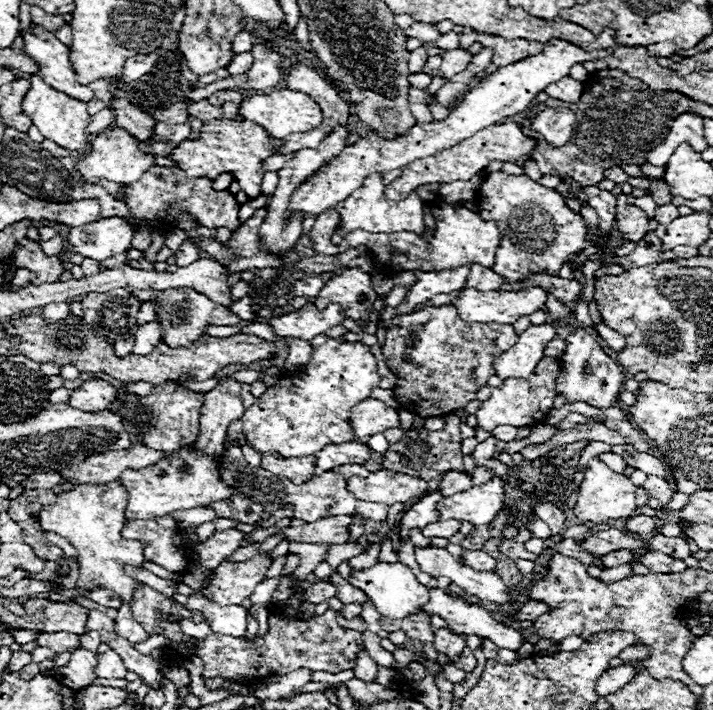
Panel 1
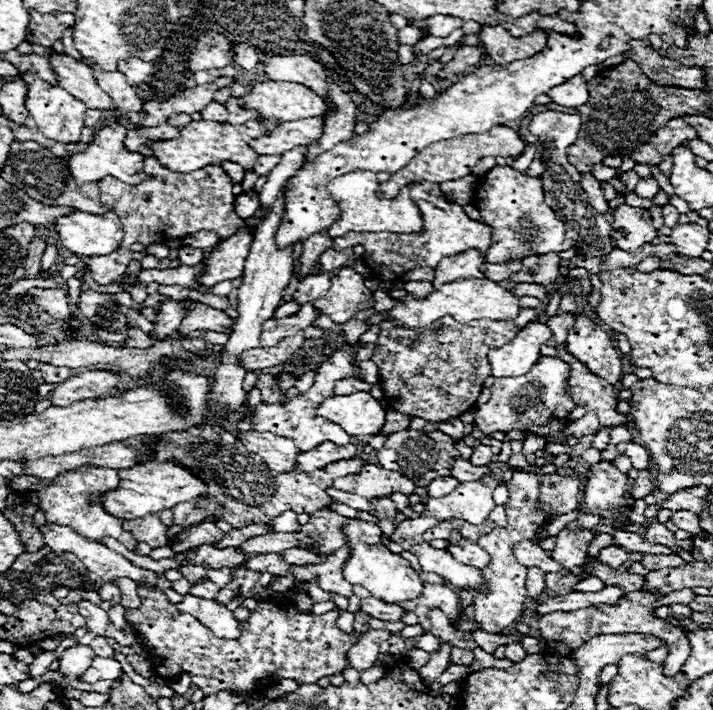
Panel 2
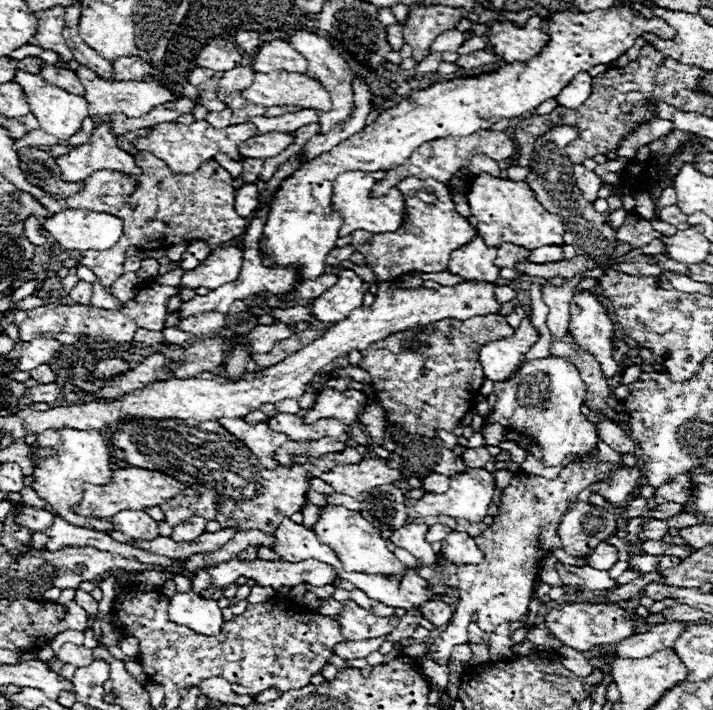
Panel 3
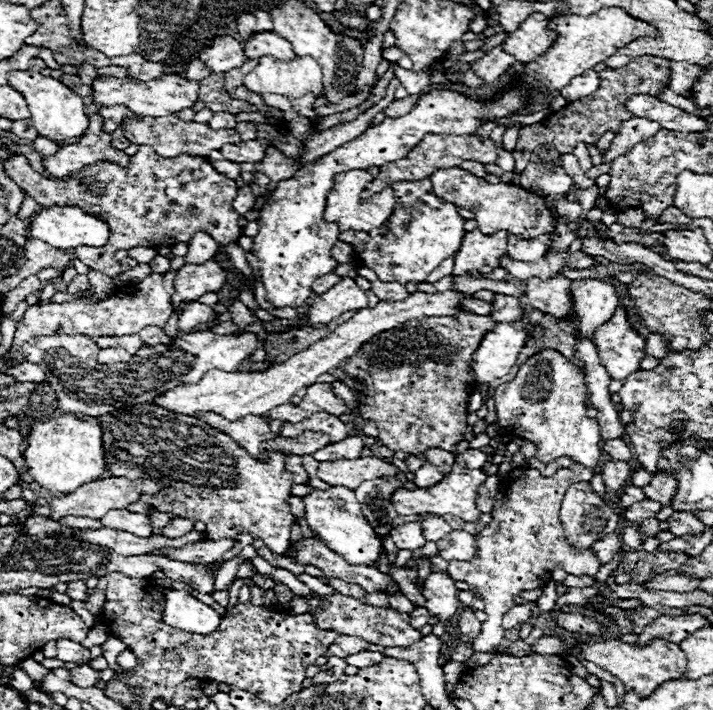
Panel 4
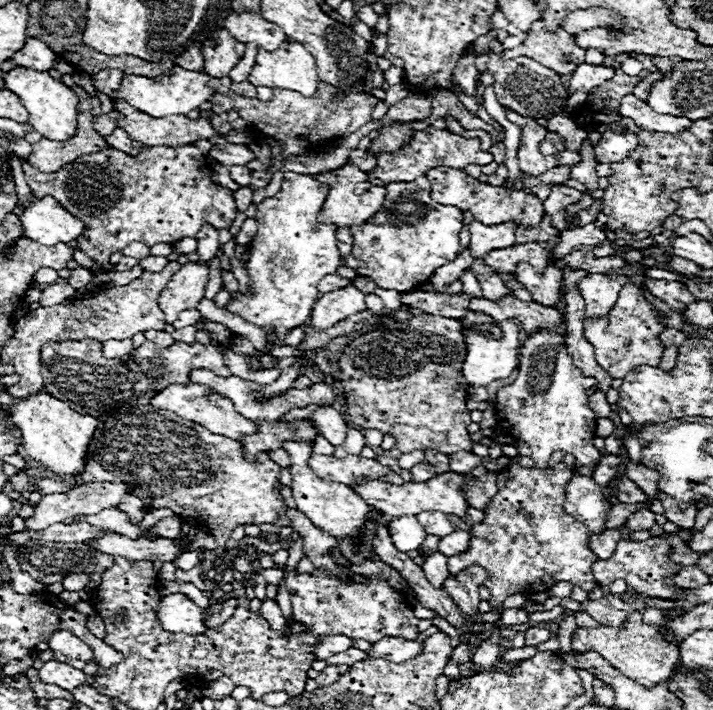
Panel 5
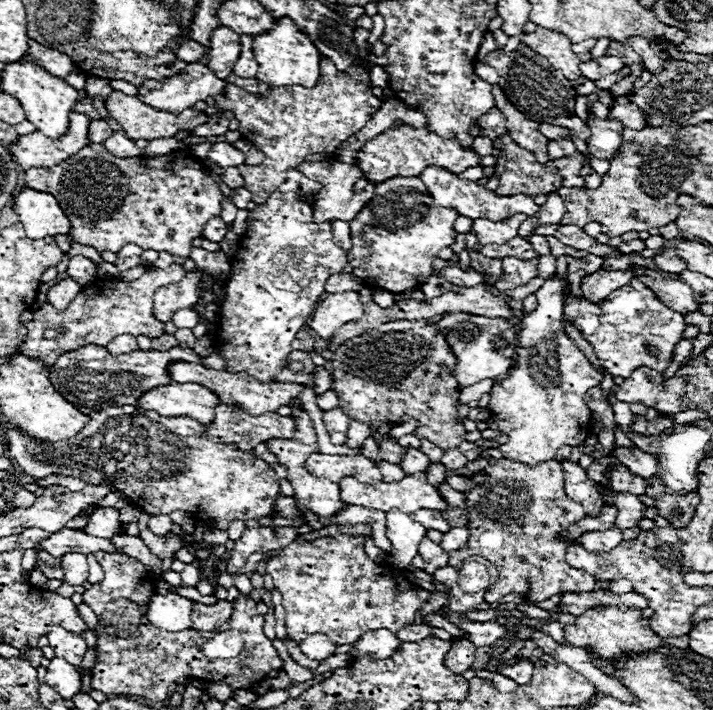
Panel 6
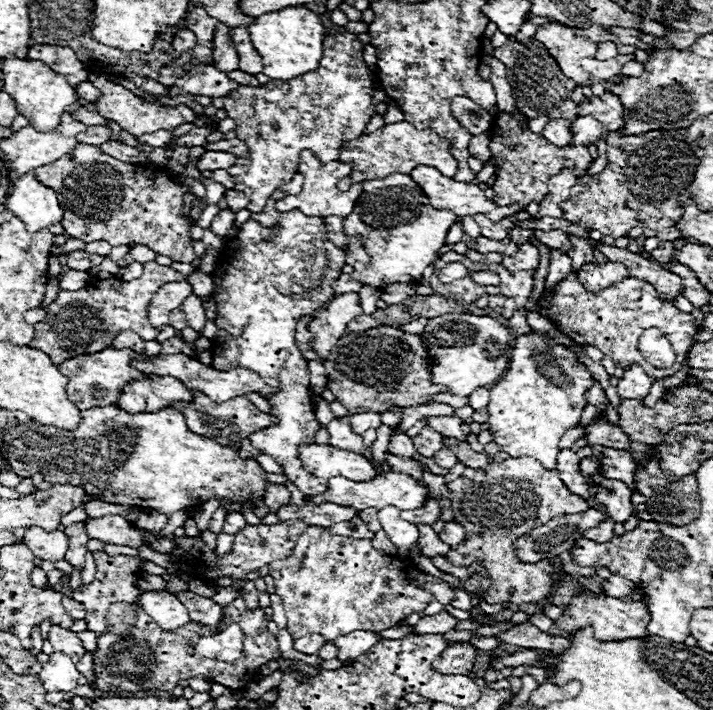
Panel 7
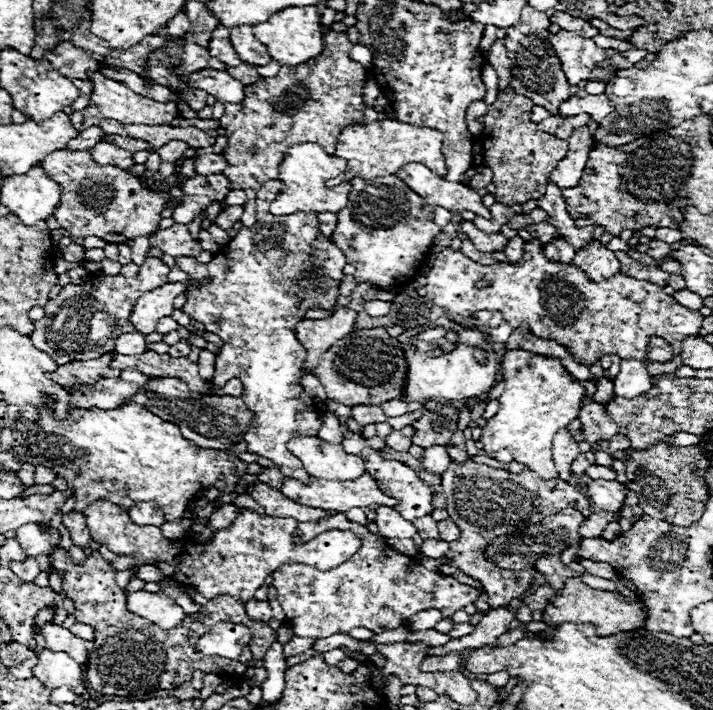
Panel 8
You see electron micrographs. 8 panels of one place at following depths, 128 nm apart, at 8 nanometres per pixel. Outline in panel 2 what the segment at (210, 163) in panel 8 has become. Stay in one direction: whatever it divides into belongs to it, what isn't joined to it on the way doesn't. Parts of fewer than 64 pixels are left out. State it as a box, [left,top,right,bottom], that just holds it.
[250,120,322,156]

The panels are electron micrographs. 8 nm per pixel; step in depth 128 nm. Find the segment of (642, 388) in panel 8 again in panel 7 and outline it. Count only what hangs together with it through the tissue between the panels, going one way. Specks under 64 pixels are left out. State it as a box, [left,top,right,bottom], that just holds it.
[616,364,654,400]

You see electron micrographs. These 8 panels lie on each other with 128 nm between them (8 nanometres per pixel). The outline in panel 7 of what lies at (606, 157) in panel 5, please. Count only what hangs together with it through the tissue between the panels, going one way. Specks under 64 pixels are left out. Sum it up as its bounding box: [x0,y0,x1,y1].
[572,116,604,146]

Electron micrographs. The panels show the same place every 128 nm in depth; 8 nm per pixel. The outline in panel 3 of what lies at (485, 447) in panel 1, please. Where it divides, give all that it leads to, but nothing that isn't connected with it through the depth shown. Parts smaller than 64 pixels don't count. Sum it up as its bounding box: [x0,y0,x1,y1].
[462,448,490,468]

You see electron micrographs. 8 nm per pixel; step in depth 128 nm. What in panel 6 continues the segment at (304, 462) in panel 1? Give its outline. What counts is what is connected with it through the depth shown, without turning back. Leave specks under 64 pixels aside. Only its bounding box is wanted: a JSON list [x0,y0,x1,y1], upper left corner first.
[136,382,220,424]

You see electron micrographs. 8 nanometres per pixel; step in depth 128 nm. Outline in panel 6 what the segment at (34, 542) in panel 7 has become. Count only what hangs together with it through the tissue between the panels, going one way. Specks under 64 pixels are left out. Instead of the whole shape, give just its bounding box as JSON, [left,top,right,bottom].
[36,528,116,558]

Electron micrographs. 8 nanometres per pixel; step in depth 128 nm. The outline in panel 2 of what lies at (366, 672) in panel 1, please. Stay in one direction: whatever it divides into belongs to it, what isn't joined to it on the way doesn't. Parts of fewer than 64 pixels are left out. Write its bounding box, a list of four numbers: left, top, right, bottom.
[346,630,392,670]

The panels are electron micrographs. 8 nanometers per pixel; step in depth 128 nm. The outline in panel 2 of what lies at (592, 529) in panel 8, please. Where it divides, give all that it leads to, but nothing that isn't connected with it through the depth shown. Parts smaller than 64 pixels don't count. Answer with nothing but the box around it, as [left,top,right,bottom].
[598,546,628,568]

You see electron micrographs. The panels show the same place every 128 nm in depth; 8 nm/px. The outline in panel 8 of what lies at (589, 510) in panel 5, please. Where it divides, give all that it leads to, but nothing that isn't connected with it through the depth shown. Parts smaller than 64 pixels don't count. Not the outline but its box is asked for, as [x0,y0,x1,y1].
[552,428,580,480]

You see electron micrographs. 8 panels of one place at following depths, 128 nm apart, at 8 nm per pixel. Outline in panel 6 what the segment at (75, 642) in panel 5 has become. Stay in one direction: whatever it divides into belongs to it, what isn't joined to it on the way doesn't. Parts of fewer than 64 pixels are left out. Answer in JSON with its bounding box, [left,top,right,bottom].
[48,628,86,666]

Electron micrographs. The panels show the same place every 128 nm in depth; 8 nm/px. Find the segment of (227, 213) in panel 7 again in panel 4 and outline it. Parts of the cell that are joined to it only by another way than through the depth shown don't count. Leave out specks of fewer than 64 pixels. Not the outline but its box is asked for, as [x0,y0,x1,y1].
[186,232,218,264]

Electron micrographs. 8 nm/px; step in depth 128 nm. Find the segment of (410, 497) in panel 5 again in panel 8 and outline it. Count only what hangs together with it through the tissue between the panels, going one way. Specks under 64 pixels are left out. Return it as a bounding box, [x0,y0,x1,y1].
[280,474,398,512]

